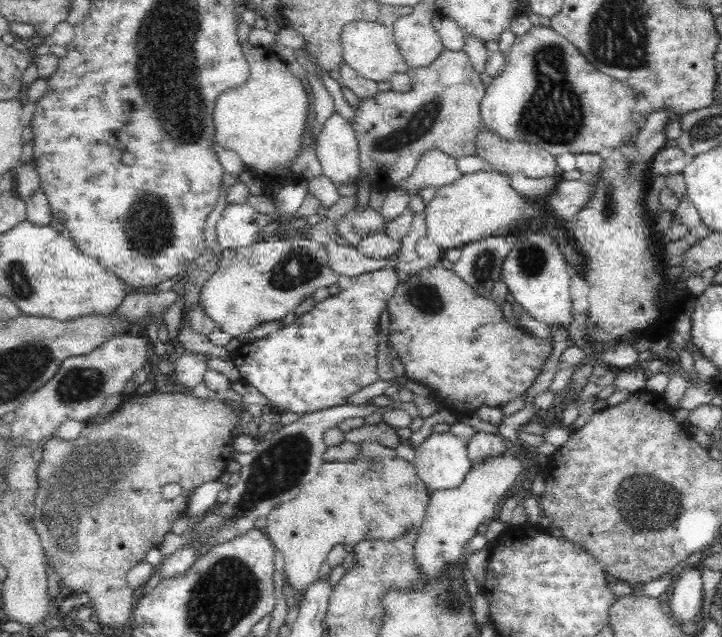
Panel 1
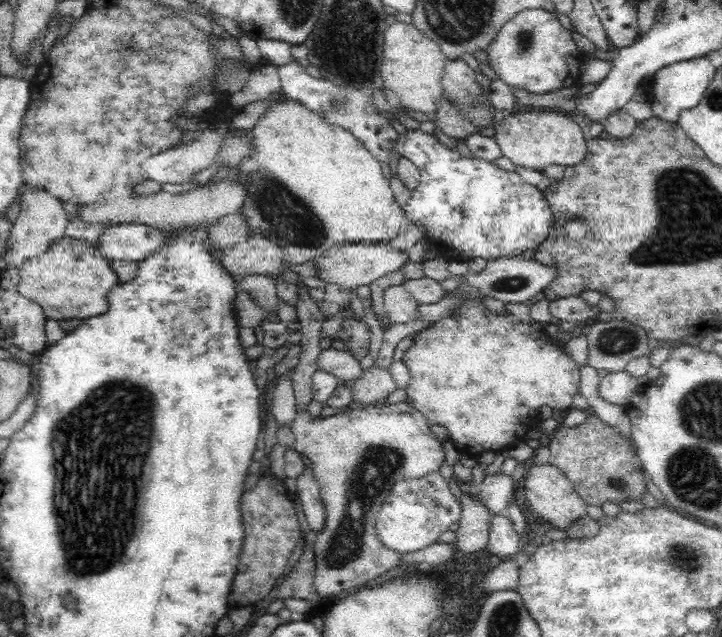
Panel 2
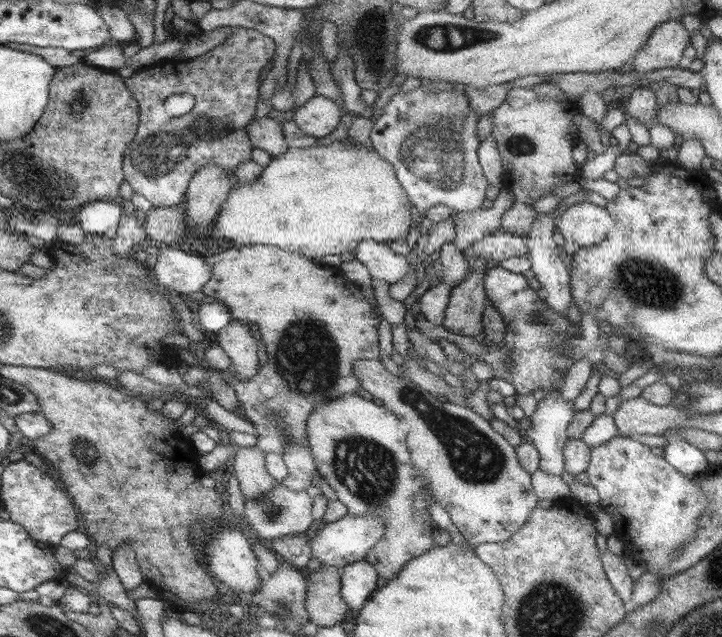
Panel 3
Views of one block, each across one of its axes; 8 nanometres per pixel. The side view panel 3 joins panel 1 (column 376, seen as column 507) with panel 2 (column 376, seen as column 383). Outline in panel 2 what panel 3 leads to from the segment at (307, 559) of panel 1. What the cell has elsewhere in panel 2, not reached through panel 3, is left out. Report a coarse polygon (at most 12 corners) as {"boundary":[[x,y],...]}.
{"boundary":[[375,363],[356,379],[354,402],[375,407],[396,390]]}

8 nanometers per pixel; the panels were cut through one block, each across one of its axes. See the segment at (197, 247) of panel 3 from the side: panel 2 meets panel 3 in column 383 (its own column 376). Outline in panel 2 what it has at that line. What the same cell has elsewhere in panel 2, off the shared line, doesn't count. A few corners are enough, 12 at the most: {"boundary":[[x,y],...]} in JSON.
{"boundary":[[289,99],[251,132],[238,213],[304,264],[405,209],[353,132]]}

